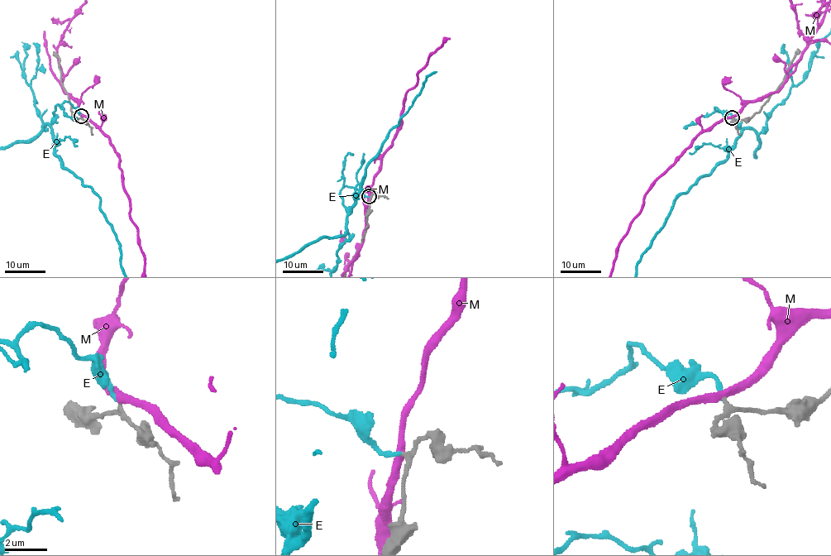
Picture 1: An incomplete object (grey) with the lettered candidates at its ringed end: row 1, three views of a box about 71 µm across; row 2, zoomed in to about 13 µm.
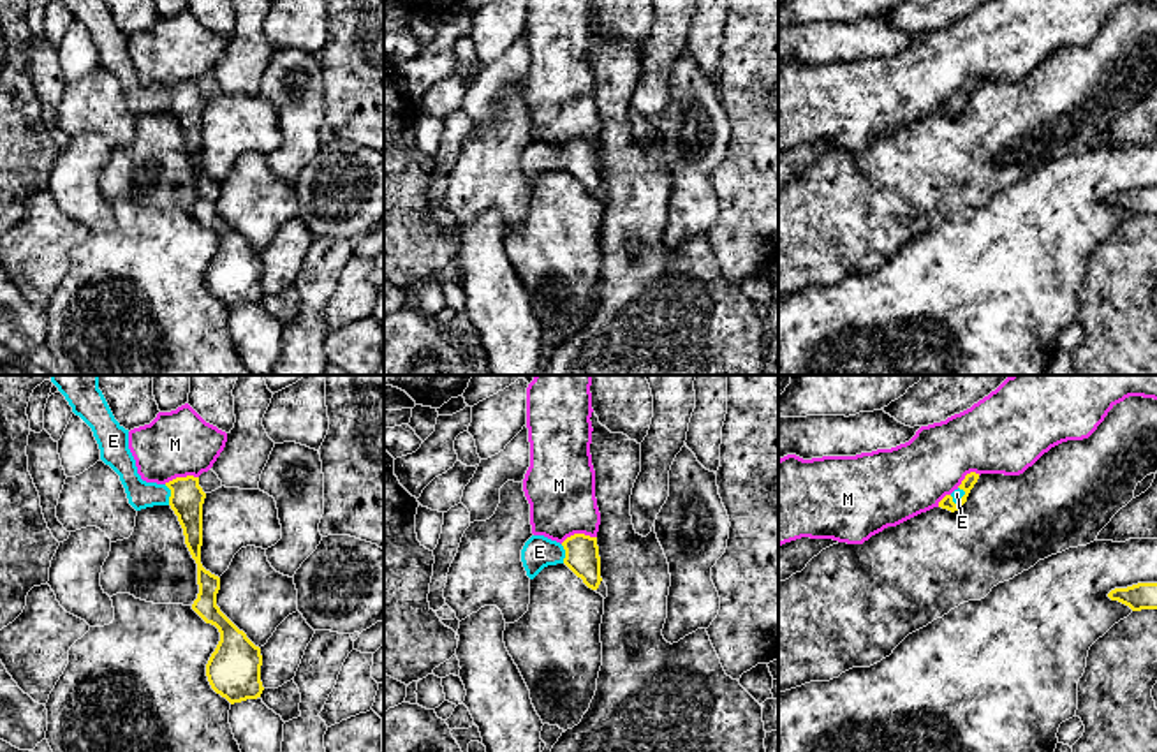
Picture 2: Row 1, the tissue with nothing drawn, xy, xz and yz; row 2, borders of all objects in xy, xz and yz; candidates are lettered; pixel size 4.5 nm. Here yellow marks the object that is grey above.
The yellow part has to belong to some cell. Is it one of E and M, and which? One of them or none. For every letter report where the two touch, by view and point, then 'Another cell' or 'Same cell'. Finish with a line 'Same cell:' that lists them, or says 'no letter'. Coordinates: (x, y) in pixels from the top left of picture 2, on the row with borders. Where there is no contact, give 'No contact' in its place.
E: Touches yellow at xy (171, 495). Same cell
M: Touches yellow at xz (578, 534). Another cell
Same cell: E

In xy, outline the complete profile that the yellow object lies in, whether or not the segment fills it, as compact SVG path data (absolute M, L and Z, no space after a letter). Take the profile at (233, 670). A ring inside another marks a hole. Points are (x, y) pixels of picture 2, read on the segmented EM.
M51 375L51 382L65 396L72 412L92 428L100 460L120 476L129 504L136 511L169 505L178 516L185 544L197 564L199 593L192 609L220 632L220 641L206 664L211 689L231 704L261 697L264 690L261 648L220 611L217 606L220 578L201 564L206 493L199 486L199 477L176 477L166 484L143 481L129 449L129 430L114 419L99 389L99 375Z

